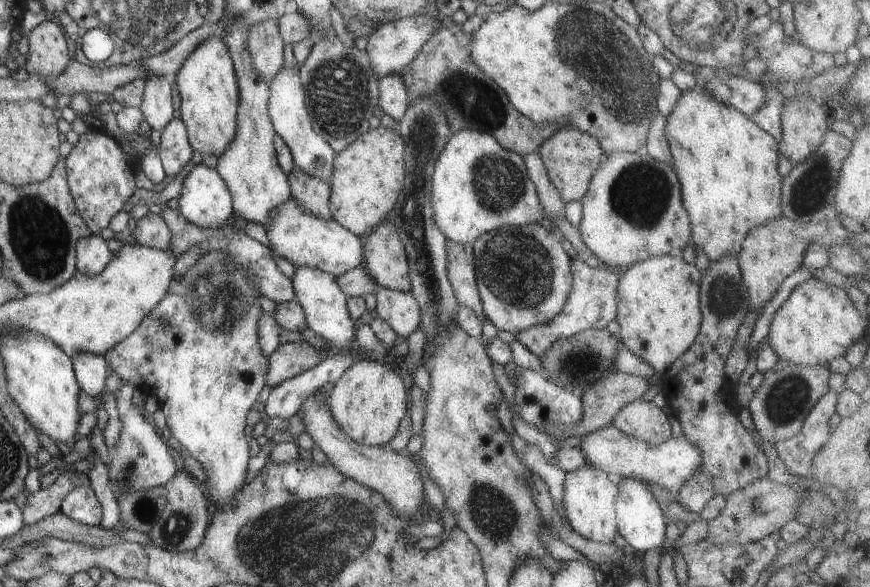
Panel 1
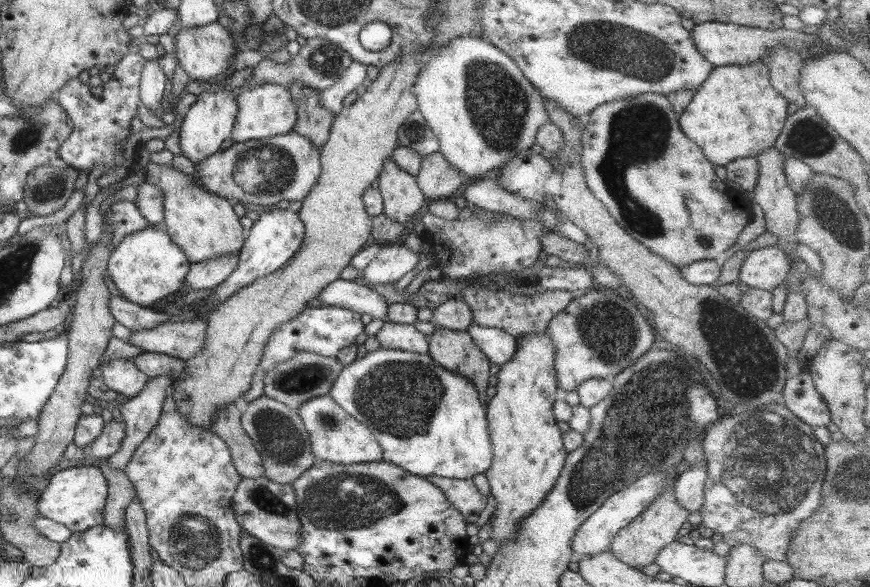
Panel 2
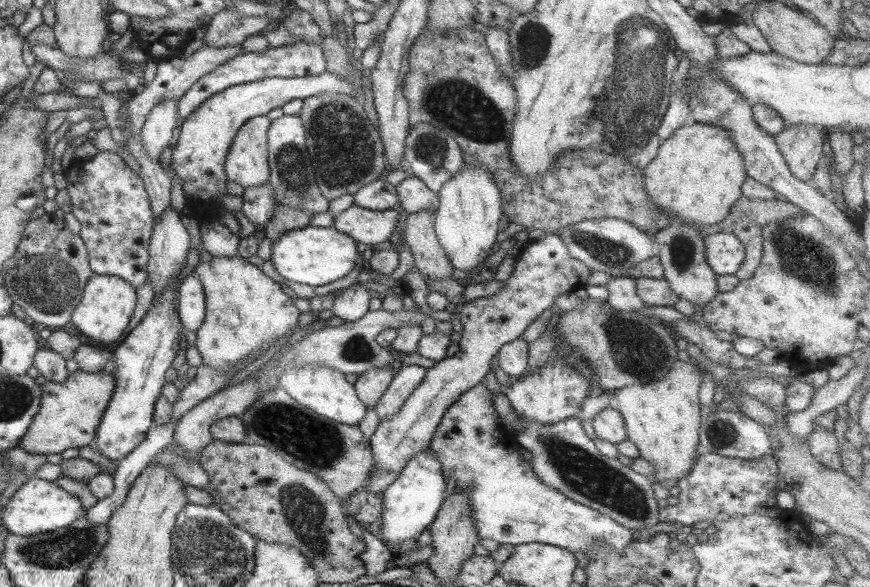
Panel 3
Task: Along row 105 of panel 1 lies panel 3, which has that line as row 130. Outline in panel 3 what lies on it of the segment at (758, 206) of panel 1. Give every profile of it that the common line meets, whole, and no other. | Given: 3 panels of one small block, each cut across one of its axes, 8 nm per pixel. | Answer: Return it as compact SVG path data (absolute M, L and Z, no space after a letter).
M711 124L683 125L669 138L663 140L658 147L655 158L641 170L643 187L647 192L646 200L661 214L672 217L675 222L697 229L702 234L708 229L721 223L730 214L732 205L741 198L741 184L746 180L746 173L742 166L742 157L729 139L727 130Z

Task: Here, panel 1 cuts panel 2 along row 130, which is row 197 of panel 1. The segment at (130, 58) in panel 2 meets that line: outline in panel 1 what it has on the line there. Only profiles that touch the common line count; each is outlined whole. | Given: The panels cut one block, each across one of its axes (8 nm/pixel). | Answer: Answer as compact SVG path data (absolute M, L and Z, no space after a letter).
M91 129L89 132L78 135L78 141L72 145L69 154L64 158L68 191L74 200L76 210L82 216L82 221L93 234L98 234L102 228L107 227L109 218L121 209L128 207L127 198L136 188L134 166L130 165L124 157L118 142L103 130Z

